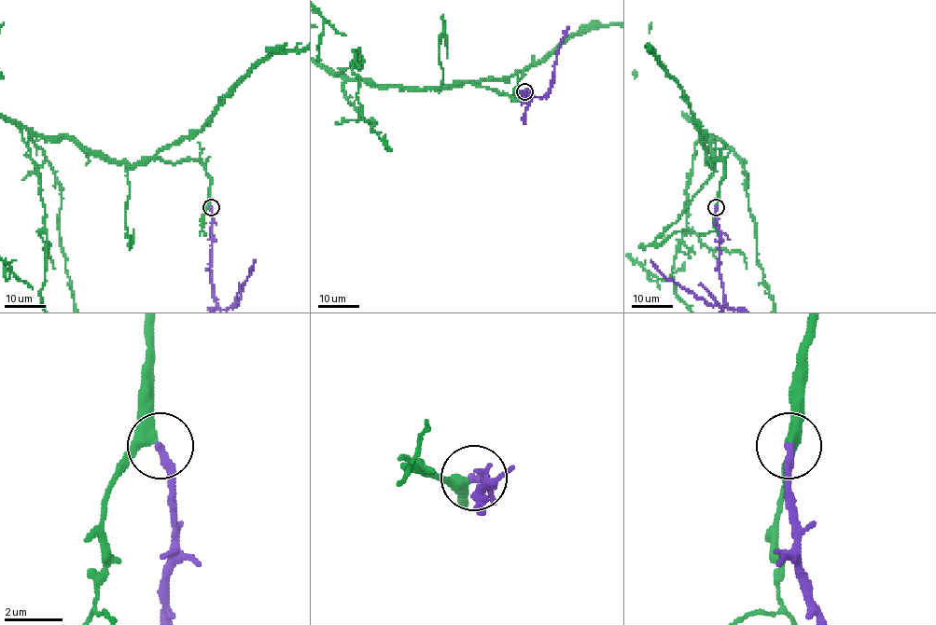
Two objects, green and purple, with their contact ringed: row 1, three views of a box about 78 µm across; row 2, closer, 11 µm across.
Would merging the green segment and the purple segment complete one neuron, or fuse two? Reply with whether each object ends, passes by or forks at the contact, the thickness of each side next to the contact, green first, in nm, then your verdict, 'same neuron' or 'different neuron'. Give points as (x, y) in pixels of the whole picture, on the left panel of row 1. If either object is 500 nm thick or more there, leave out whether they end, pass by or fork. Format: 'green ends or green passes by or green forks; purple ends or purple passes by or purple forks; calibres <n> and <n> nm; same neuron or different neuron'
green passes by; purple ends; calibres 360 and 280 nm; same neuron

